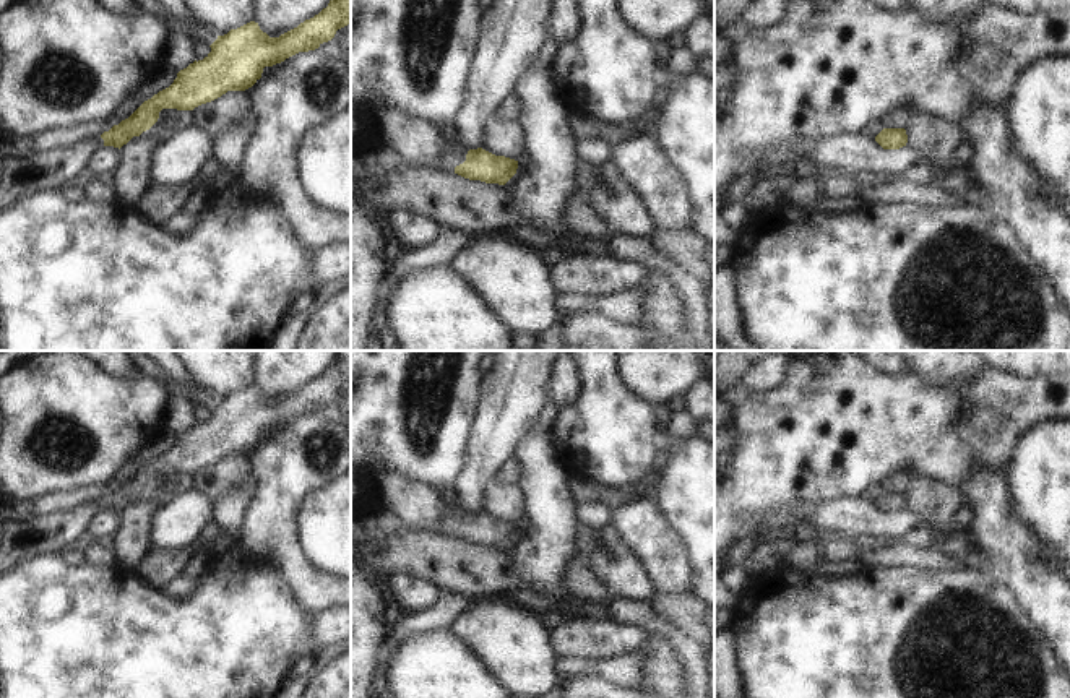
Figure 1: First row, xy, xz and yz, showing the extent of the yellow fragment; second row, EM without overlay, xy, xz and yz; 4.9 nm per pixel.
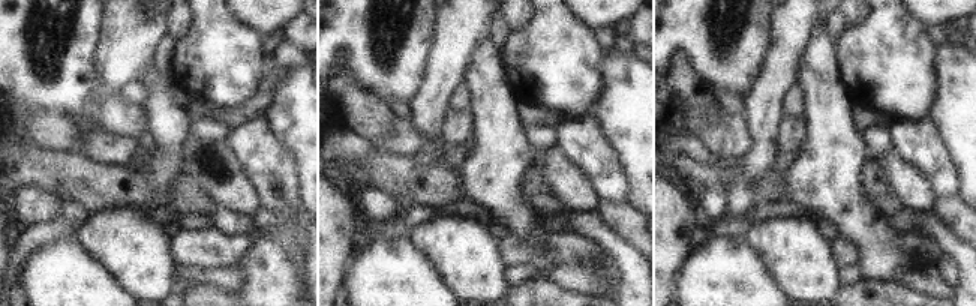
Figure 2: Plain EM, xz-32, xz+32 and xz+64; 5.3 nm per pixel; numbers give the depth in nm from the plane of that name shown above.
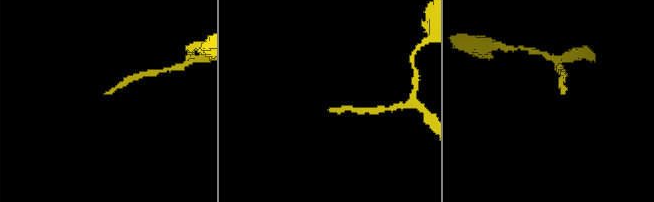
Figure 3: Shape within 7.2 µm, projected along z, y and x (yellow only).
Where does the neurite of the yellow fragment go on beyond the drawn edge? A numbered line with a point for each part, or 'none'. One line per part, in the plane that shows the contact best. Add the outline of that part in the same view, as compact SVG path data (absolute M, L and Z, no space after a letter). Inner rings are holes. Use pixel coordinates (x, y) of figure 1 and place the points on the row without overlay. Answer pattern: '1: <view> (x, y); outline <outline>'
1: xz (450, 520); outline M440 502L440 518L435 532L445 537L453 537L455 531L466 524L468 511L456 510L447 502Z

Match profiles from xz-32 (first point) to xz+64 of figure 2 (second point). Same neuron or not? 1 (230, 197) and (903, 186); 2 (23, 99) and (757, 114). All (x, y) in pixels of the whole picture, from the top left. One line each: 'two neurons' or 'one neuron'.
1: one neuron
2: two neurons

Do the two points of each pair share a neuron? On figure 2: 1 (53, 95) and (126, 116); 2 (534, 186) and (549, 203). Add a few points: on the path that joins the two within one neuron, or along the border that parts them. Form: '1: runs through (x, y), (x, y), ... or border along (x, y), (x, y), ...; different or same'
1: runs through (71, 95), (98, 95), (108, 104); same
2: runs through (537, 191), (544, 198); same

